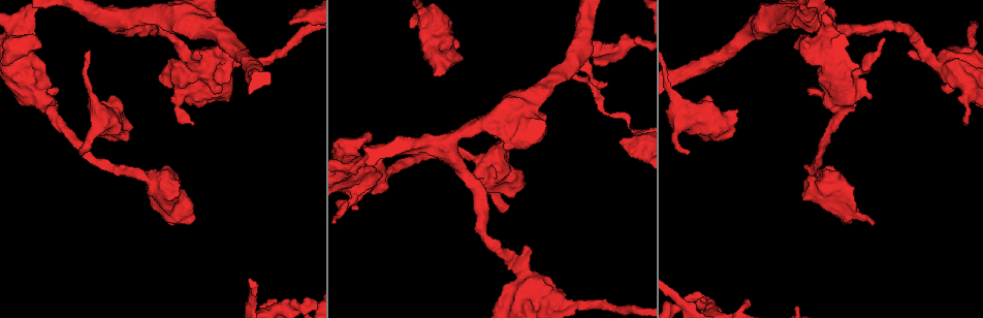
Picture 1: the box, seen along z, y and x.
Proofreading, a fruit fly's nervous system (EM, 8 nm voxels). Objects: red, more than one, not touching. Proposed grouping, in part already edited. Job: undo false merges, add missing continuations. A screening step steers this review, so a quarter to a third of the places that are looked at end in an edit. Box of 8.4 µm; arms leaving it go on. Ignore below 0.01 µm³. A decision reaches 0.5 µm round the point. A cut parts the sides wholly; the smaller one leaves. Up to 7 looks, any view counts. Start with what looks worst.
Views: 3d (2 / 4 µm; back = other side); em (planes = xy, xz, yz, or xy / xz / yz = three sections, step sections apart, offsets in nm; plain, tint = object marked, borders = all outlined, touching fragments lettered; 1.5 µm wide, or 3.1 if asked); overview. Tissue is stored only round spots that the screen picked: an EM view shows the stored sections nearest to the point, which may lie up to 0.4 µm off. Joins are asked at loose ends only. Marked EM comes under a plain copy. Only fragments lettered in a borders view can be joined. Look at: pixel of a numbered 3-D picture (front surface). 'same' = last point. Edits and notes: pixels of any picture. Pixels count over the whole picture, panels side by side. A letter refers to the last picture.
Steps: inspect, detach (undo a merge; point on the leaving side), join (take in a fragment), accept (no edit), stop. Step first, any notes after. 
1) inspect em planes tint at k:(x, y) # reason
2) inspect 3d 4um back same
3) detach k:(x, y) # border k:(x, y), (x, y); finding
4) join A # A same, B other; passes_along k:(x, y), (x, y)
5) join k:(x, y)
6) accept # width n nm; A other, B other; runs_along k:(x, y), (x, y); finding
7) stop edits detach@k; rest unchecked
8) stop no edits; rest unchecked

inspect em planes borders at 1:(619, 143)

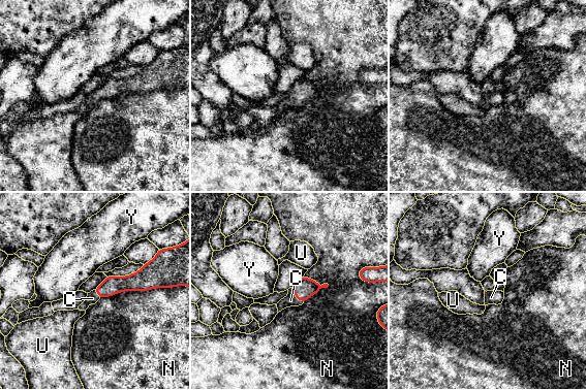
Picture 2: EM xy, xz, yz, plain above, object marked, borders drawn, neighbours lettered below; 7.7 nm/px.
join C # C same, N other, U other, Y other; passes_along 2:(304, 288), (295, 295), (290, 300); the neuron continues

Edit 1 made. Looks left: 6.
inspect overview

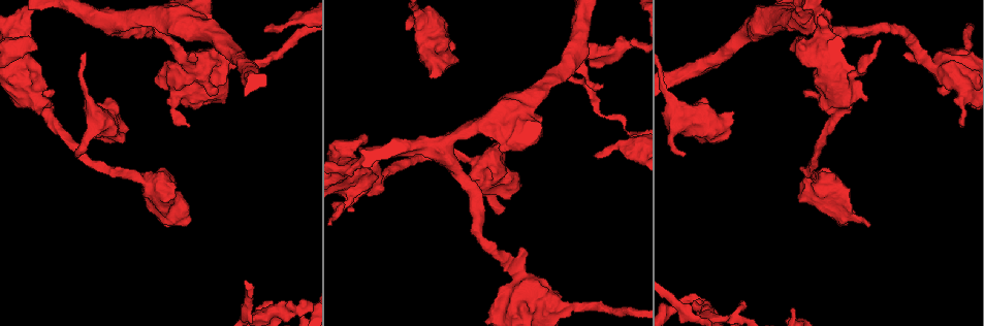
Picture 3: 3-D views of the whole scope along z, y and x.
inspect 3d 2um at 3:(76, 155) # tapers out

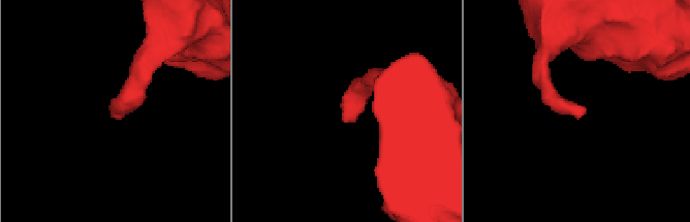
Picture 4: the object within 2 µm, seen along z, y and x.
inspect em planes borders at 4:(109, 108) # shape alone is not enough

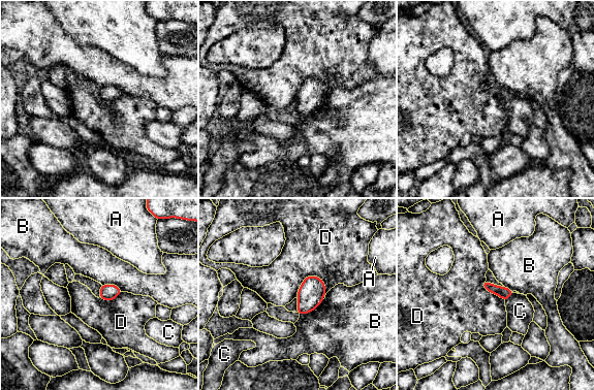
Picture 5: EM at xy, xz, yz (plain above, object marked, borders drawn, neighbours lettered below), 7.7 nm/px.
join C # width 90 nm; A other, B other, C same, D other; passes_along 5:(503, 292), (509, 296), (520, 311); the neuron continues

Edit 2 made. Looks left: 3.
inspect overview

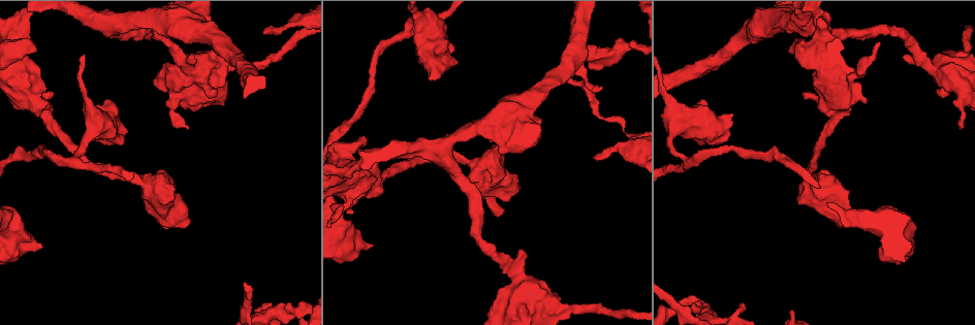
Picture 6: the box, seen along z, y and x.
inspect em planes borders at 6:(867, 99) # thick end

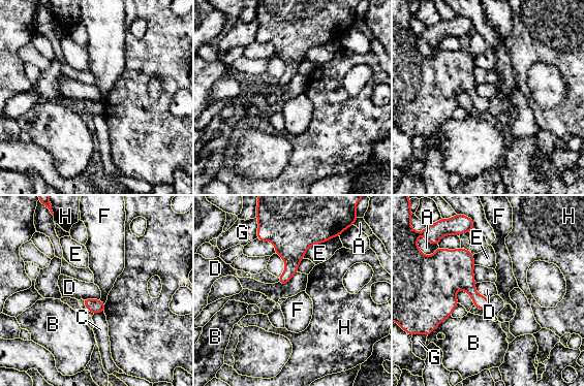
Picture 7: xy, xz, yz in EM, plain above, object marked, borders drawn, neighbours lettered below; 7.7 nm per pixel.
accept # longest_contact E 300 nm; A other, B other, C other, D other, E other, F other, G other, H other; border 7:(98, 299), (104, 303); none of them fits

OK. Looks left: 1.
stop edits join@2, join@5; rest unchecked

